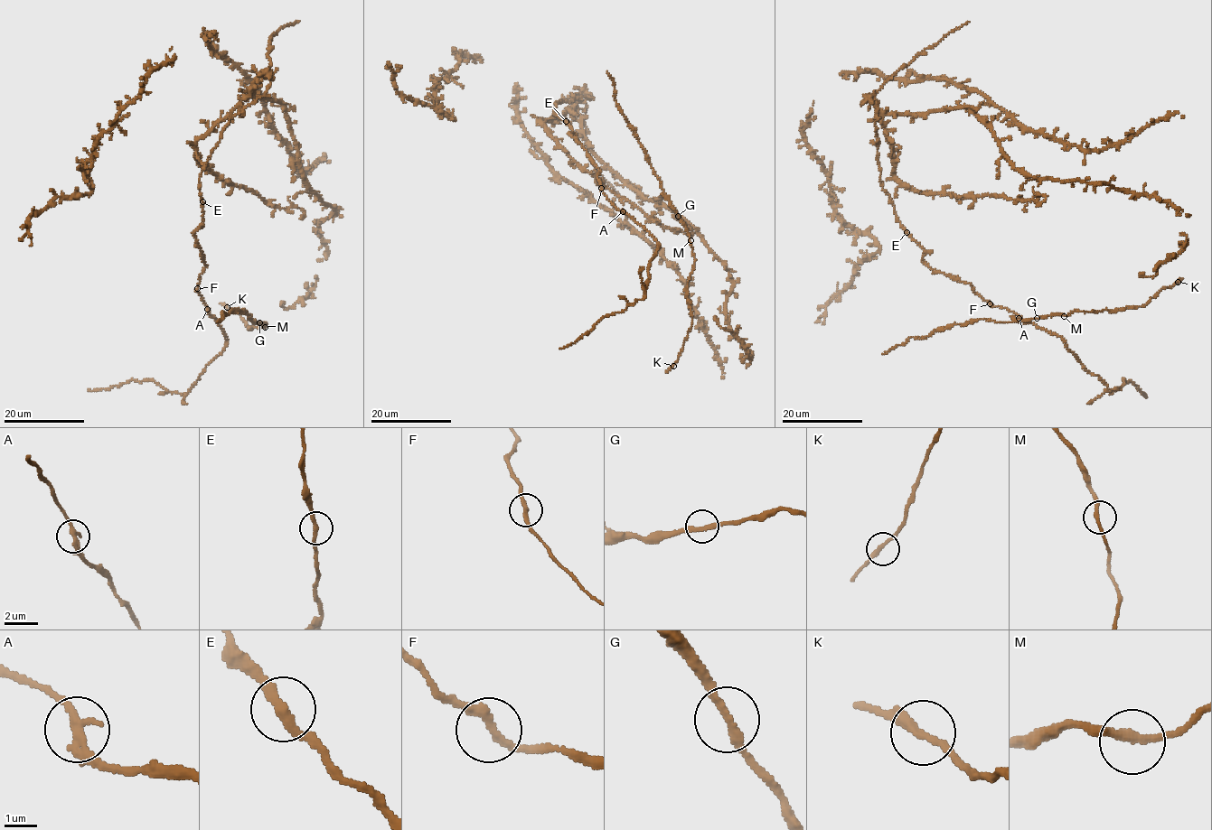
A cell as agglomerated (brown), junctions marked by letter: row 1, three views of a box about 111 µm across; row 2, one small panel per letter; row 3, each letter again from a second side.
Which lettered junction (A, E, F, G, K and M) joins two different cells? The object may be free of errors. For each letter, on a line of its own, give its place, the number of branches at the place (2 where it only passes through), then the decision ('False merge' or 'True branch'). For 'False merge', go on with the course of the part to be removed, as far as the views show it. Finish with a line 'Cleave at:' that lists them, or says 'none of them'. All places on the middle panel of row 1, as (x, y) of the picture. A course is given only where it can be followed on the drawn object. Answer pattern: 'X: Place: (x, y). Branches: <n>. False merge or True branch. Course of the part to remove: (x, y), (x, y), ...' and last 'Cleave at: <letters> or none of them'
A: Place: (623, 211). Branches: 2. True branch
E: Place: (566, 121). Branches: 2. True branch
F: Place: (601, 188). Branches: 2. True branch
G: Place: (678, 216). Branches: 2. True branch
K: Place: (673, 366). Branches: 2. True branch
M: Place: (690, 240). Branches: 2. True branch
Cleave at: none of them

